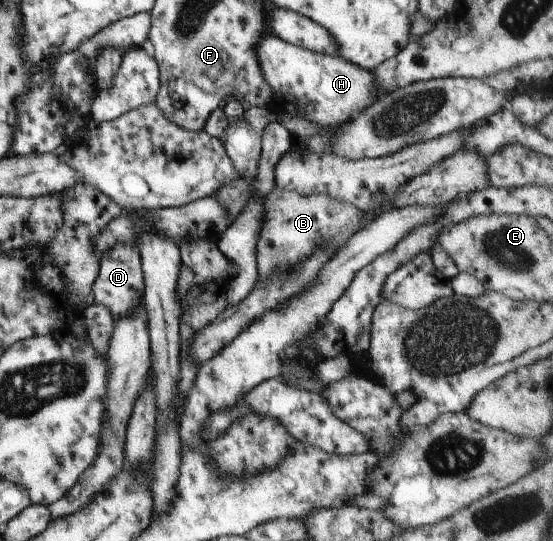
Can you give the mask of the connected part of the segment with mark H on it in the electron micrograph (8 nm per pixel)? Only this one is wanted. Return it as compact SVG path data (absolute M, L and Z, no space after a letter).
M262 34L255 50L263 78L272 92L268 106L272 111L304 116L318 125L335 127L378 98L373 71L366 71L343 57L311 52L267 34Z

